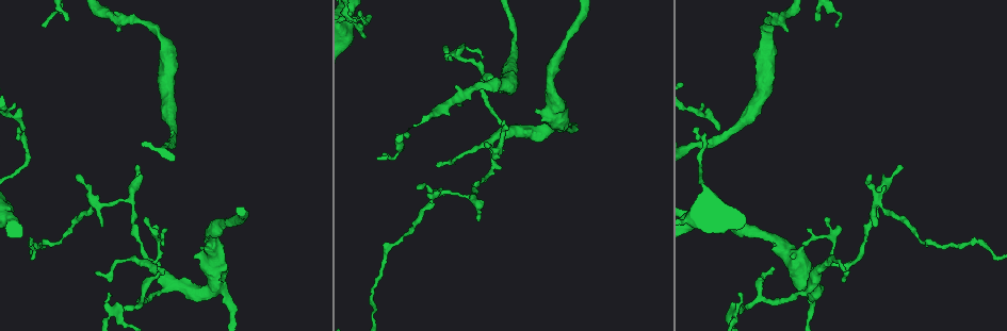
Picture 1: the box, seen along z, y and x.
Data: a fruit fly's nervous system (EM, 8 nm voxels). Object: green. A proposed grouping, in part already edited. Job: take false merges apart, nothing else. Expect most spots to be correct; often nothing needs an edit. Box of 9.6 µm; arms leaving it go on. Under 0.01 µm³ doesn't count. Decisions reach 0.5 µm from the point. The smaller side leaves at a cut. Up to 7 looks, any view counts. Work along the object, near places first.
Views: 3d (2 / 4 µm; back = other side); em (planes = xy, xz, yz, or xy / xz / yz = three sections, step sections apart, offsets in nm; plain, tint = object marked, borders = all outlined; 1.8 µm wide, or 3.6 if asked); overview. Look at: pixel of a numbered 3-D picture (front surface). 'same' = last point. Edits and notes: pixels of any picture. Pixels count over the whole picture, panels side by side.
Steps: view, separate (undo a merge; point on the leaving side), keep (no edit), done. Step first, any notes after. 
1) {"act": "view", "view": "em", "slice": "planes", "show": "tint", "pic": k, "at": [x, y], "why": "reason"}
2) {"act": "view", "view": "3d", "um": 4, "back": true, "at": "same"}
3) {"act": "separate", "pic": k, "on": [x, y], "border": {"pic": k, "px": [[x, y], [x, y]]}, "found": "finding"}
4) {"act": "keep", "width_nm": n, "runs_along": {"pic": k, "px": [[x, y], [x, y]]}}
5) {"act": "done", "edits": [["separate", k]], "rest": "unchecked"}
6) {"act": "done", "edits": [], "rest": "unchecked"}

{"act": "view", "view": "3d", "um": 2, "pic": 1, "at": [457, 54], "why": "sharp bend"}

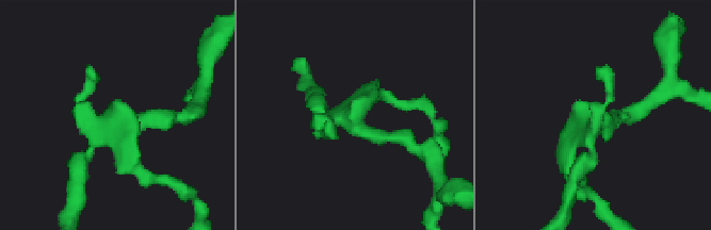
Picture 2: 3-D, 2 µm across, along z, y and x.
{"act": "view", "view": "em", "slice": "planes", "show": "tint", "pic": 2, "at": [360, 117], "why": "shape alone is not enough"}

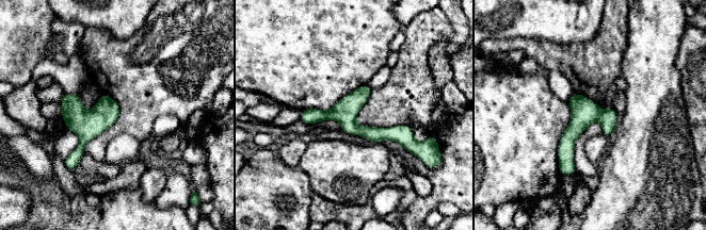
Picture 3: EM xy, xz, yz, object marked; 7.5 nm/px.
{"act": "keep", "runs_along": {"pic": 3, "px": [[303, 113], [340, 115], [408, 145]]}, "found": "one cell here"}

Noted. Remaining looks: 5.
{"act": "view", "view": "3d", "um": 2, "back": true, "pic": 1, "at": [213, 286], "why": "three arms meet"}

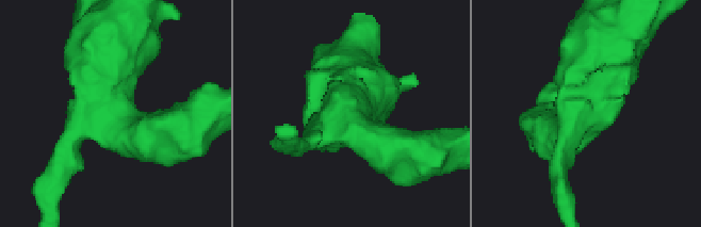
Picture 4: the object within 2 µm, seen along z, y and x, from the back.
{"act": "view", "view": "em", "slice": "planes", "show": "tint", "pic": 4, "at": [346, 121], "arms": 3, "arm_widths_nm": [180, 360, 600]}

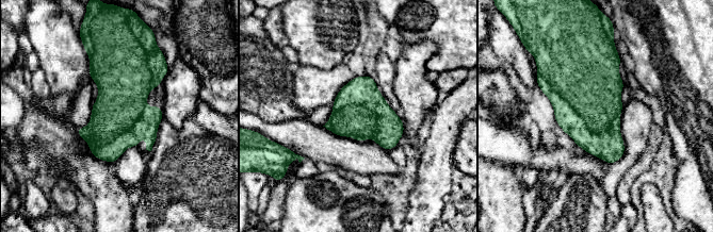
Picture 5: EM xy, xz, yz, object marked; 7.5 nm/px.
{"act": "keep", "found": "all the same cell"}

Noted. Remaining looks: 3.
{"act": "view", "view": "em", "slice": "yz", "step": 8, "show": "borders", "pic": 1, "at": [93, 202], "why": "a fork"}

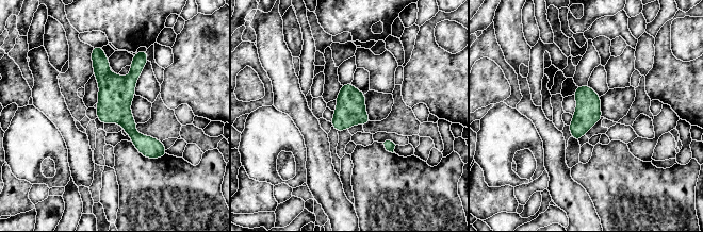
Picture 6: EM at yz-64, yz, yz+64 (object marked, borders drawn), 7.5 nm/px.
{"act": "keep", "width_nm": 200, "runs_along": {"pic": 6, "px": [[97, 51], [114, 106], [158, 154]]}, "found": "continuous, no second cell"}

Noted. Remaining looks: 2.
{"act": "done", "edits": [], "rest": "unchecked"}

